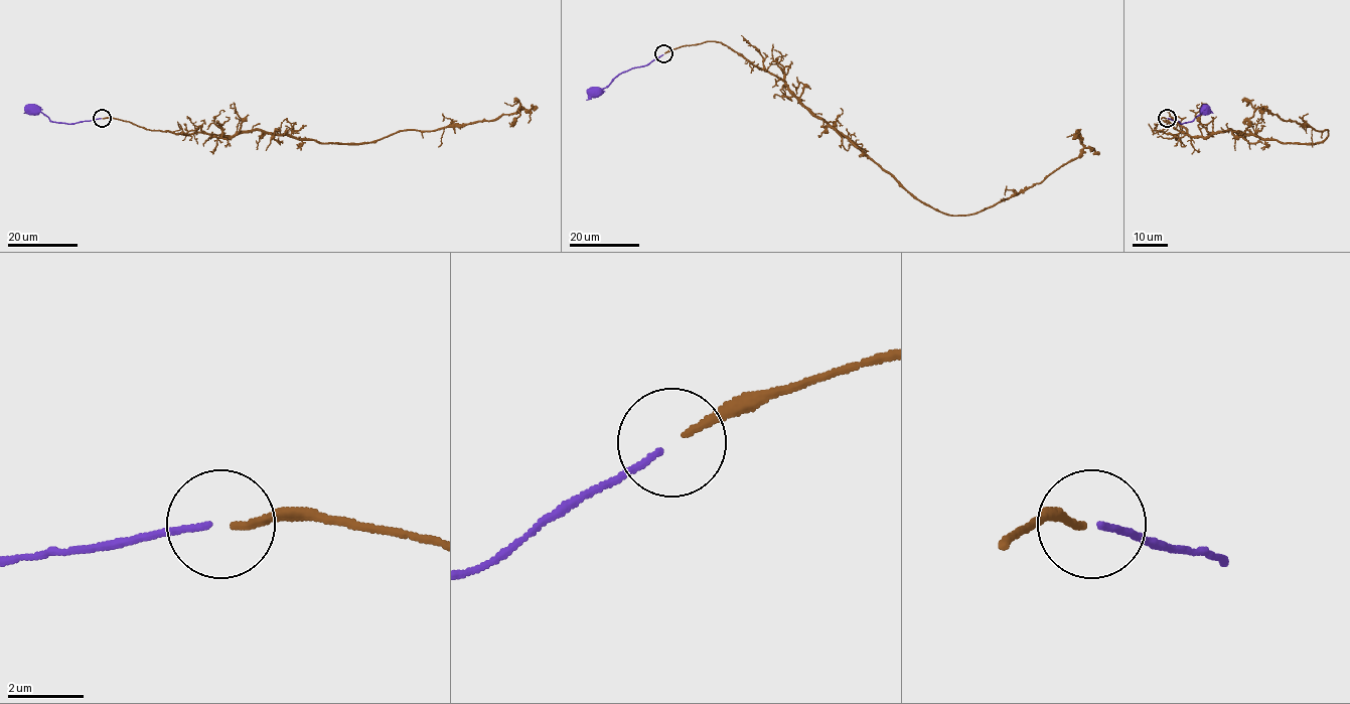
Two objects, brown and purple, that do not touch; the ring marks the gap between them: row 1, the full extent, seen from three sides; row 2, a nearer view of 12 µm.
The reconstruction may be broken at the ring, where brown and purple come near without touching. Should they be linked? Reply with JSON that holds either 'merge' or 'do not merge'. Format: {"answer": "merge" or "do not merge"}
{"answer": "merge"}

